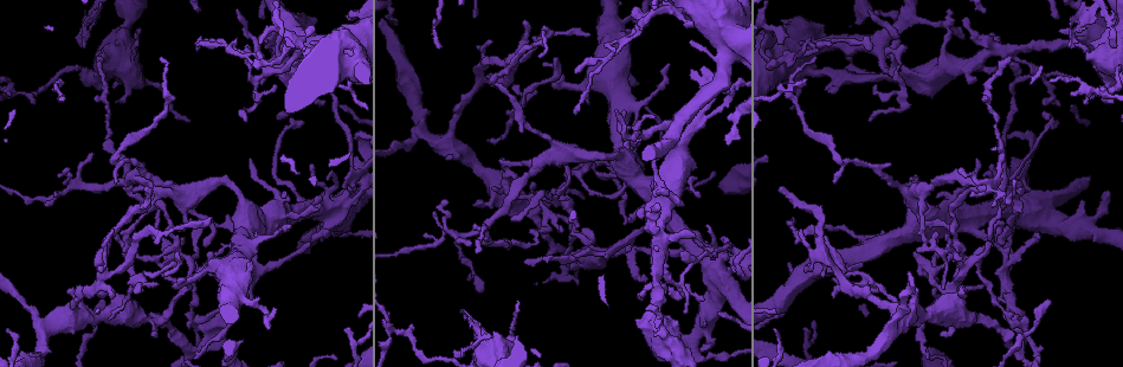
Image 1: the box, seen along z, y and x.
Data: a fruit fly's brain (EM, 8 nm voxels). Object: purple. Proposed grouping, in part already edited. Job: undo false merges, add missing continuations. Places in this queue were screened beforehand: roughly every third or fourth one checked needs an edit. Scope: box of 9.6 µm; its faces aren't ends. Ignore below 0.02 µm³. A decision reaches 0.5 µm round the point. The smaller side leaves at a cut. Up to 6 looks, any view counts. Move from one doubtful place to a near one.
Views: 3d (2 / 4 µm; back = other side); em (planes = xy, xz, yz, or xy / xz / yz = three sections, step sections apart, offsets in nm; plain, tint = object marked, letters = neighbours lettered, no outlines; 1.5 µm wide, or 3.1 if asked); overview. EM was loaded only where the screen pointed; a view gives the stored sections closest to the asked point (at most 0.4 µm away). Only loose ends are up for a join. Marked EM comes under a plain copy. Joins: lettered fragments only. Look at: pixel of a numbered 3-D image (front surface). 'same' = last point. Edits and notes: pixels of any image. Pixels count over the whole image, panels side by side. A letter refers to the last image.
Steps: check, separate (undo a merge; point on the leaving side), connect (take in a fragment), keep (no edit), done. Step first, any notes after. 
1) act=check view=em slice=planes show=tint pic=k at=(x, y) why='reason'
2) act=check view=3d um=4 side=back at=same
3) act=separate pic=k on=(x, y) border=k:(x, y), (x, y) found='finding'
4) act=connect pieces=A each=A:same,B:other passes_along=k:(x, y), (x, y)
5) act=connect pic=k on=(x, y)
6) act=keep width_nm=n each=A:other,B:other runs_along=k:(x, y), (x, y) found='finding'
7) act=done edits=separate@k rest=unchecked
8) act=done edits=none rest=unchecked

act=check view=em slice=yz step=4 show=tint pic=1 at=(995, 124) why='a narrow waist'

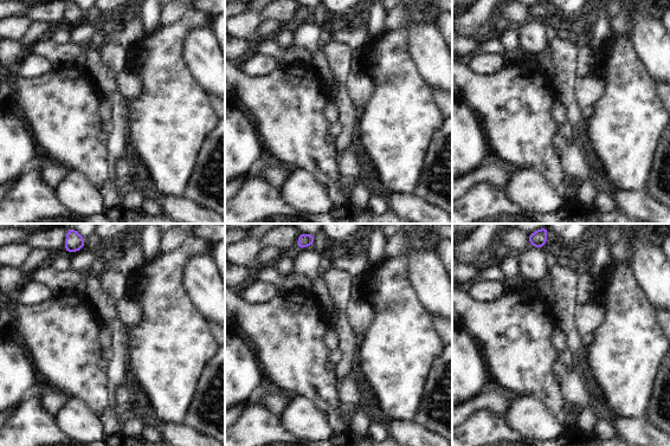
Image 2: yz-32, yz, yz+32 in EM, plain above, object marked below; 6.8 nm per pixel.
act=check view=em slice=planes show=tint at=same

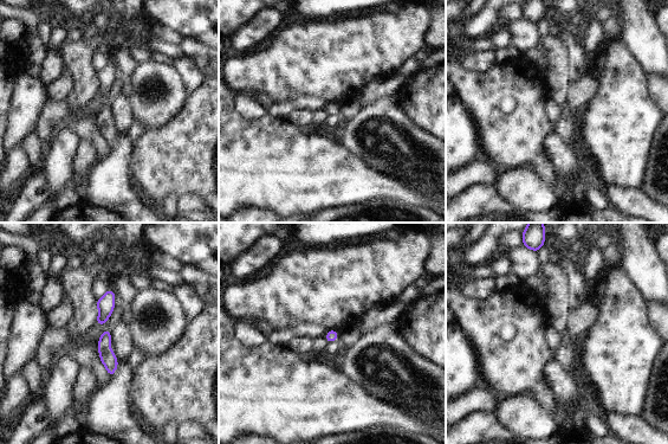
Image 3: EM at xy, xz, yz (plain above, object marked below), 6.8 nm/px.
act=check view=em slice=planes show=letters at=same

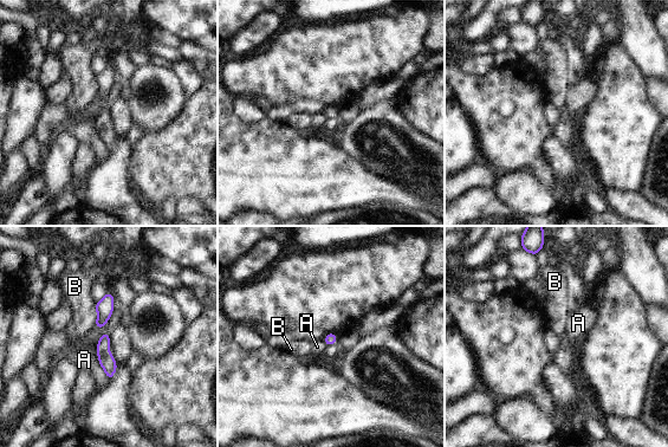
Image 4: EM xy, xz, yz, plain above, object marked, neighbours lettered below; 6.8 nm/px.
act=keep each=A:other,B:other found='continuous, no second neuron'

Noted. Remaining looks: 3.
act=check view=3d um=2 pic=1 at=(637, 215) why='free end'

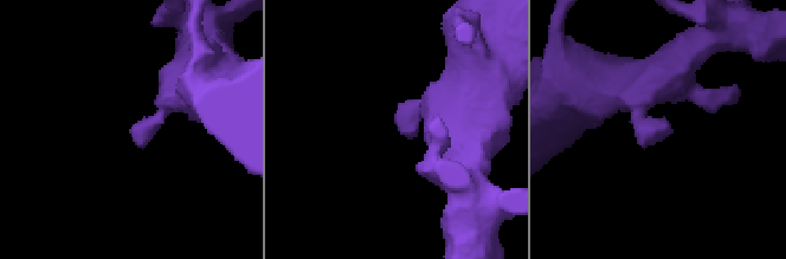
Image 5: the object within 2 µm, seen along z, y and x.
act=check view=em slice=planes show=letters pic=5 at=(661, 132) why='shape alone is not enough'

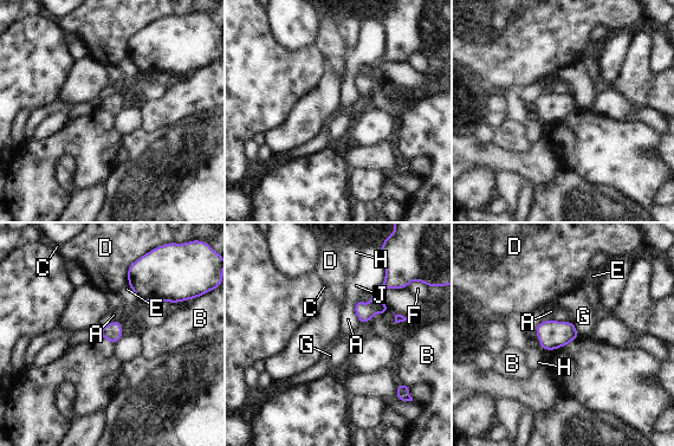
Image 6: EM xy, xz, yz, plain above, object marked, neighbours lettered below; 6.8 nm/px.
act=keep each=A:other,B:other,C:other,D:other,E:other,F:other,G:other,H:other,J:other border=6:(572, 321), (579, 335) found='no lettered fragment goes on from it'

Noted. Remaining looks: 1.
act=check view=em slice=planes show=letters pic=1 at=(491, 42) why='free end'

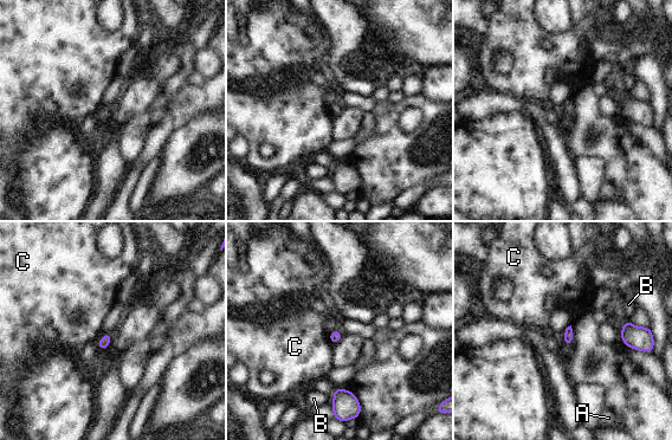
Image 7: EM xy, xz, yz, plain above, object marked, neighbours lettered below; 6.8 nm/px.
act=keep each=A:other,B:other,C:other found='none of them fits'

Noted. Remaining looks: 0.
act=done edits=none rest=unchecked

